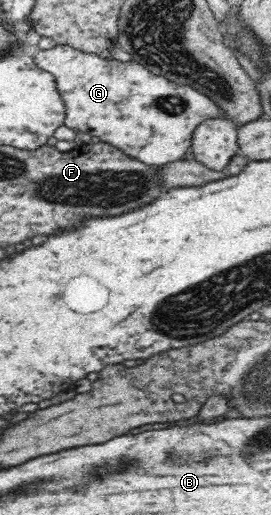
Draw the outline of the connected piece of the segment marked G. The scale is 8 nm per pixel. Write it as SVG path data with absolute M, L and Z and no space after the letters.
M61 44L39 50L34 64L54 77L64 105L63 124L96 136L144 165L160 167L182 159L191 145L194 129L214 118L230 119L216 101L190 86L174 86L151 73L138 61L105 59Z

